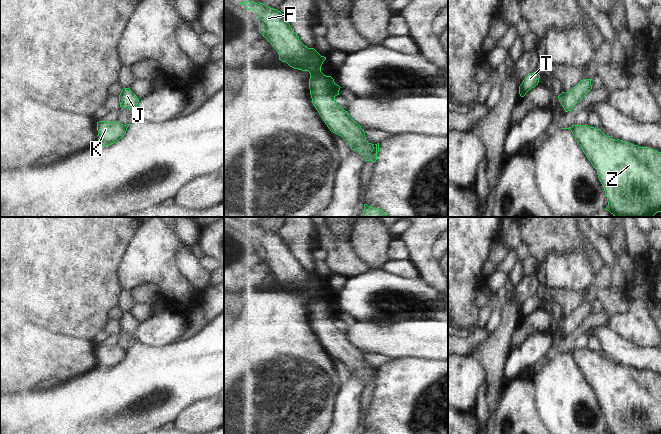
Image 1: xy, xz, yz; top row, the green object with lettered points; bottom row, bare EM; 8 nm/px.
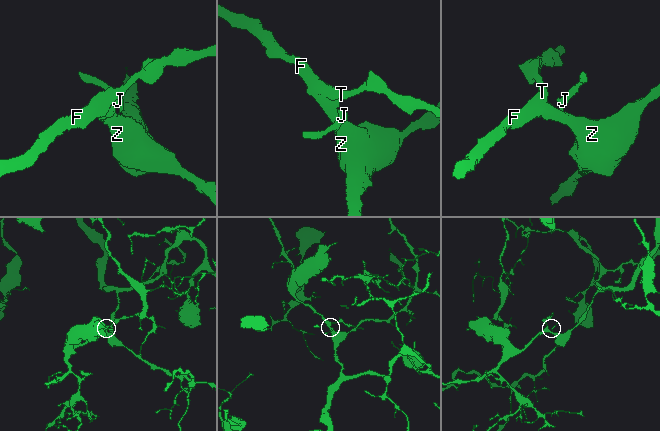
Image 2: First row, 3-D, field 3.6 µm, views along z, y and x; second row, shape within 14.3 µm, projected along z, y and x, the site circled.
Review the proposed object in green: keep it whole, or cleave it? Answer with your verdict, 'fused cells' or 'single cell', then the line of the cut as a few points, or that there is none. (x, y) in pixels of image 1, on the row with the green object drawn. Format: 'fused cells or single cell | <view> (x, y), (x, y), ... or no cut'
fused cells | xz (346, 113), (352, 120)

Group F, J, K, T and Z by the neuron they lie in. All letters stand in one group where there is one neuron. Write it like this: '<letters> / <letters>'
F K T Z / J

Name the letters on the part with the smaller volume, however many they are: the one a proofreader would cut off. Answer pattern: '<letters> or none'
J

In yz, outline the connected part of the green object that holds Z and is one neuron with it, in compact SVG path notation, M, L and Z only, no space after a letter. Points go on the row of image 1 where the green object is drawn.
M572 125L572 134L597 170L608 201L605 210L614 217L654 217L661 212L661 152L612 139L588 125Z

